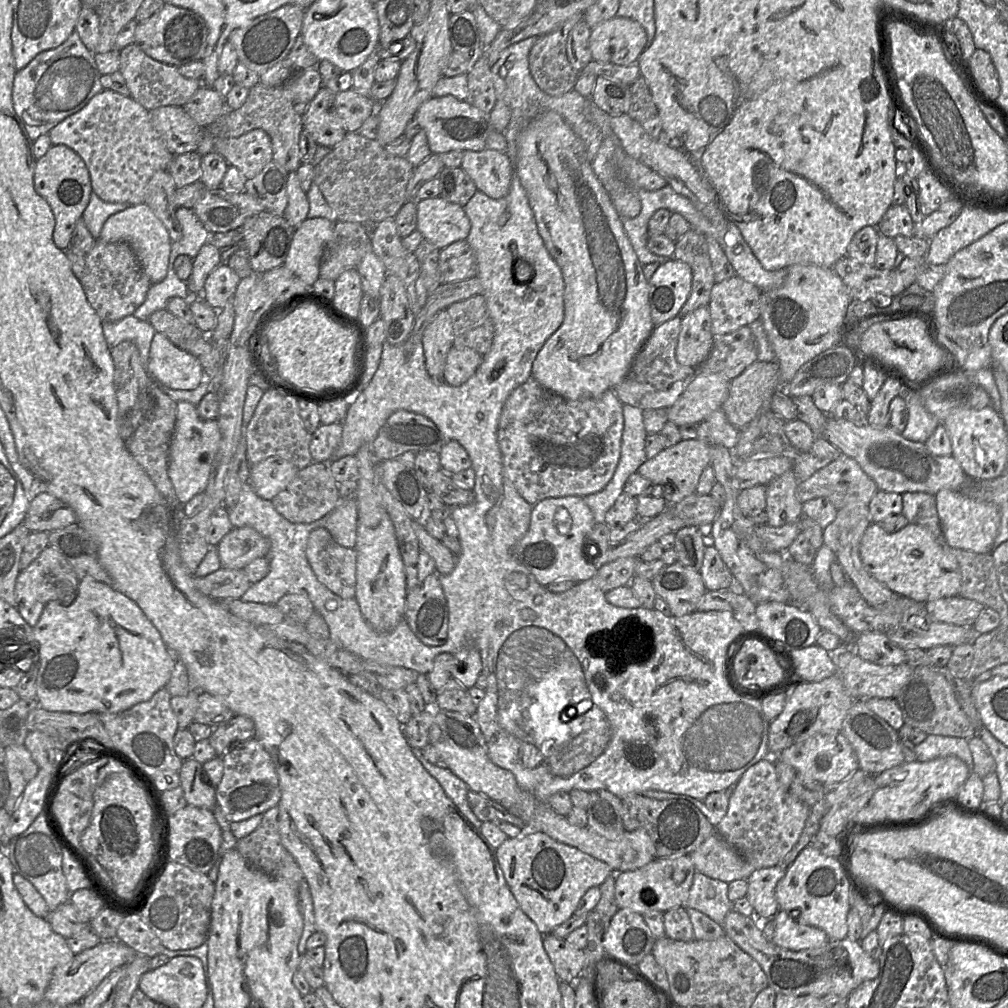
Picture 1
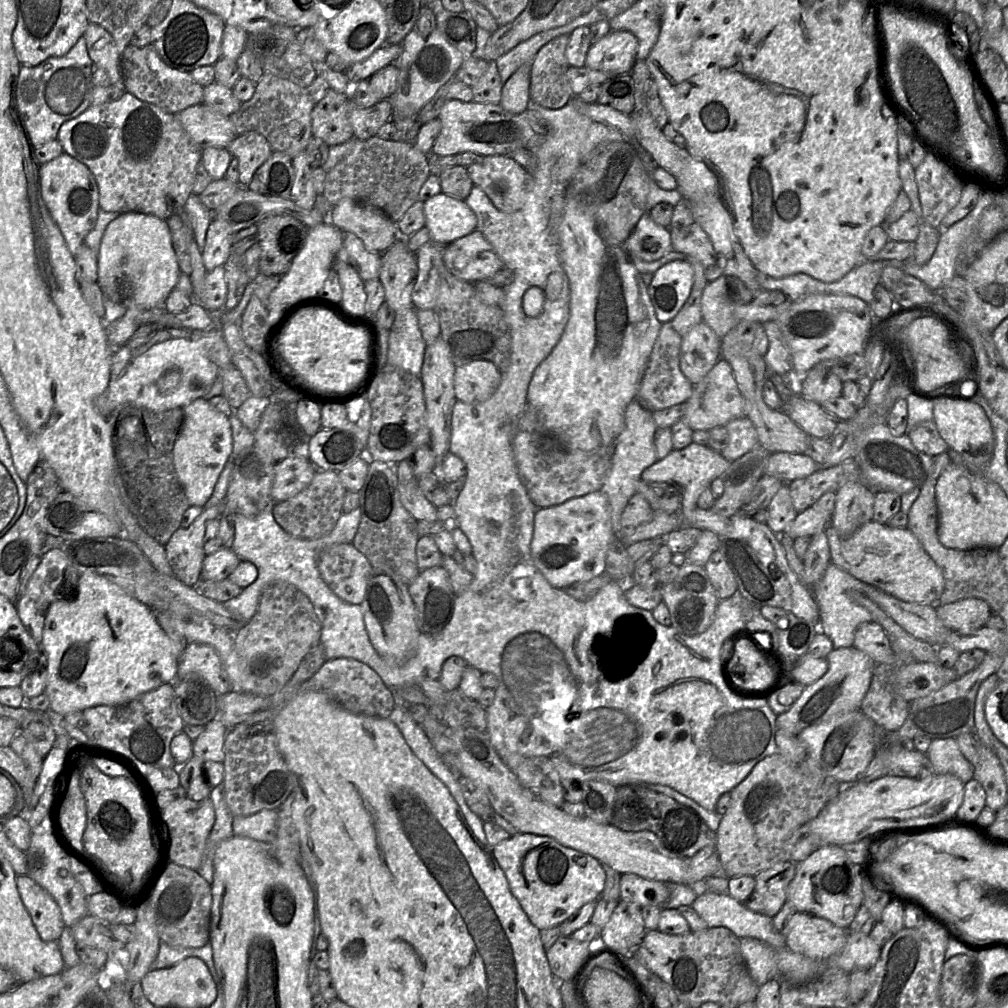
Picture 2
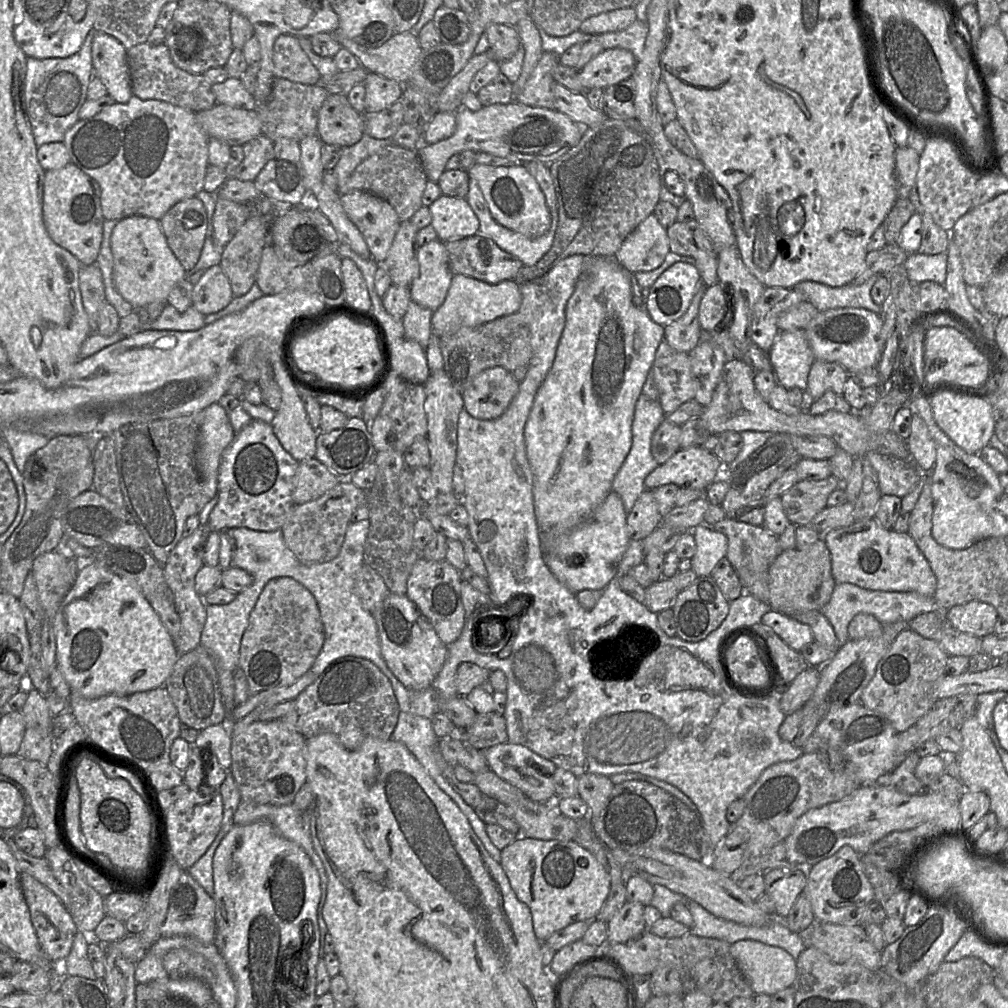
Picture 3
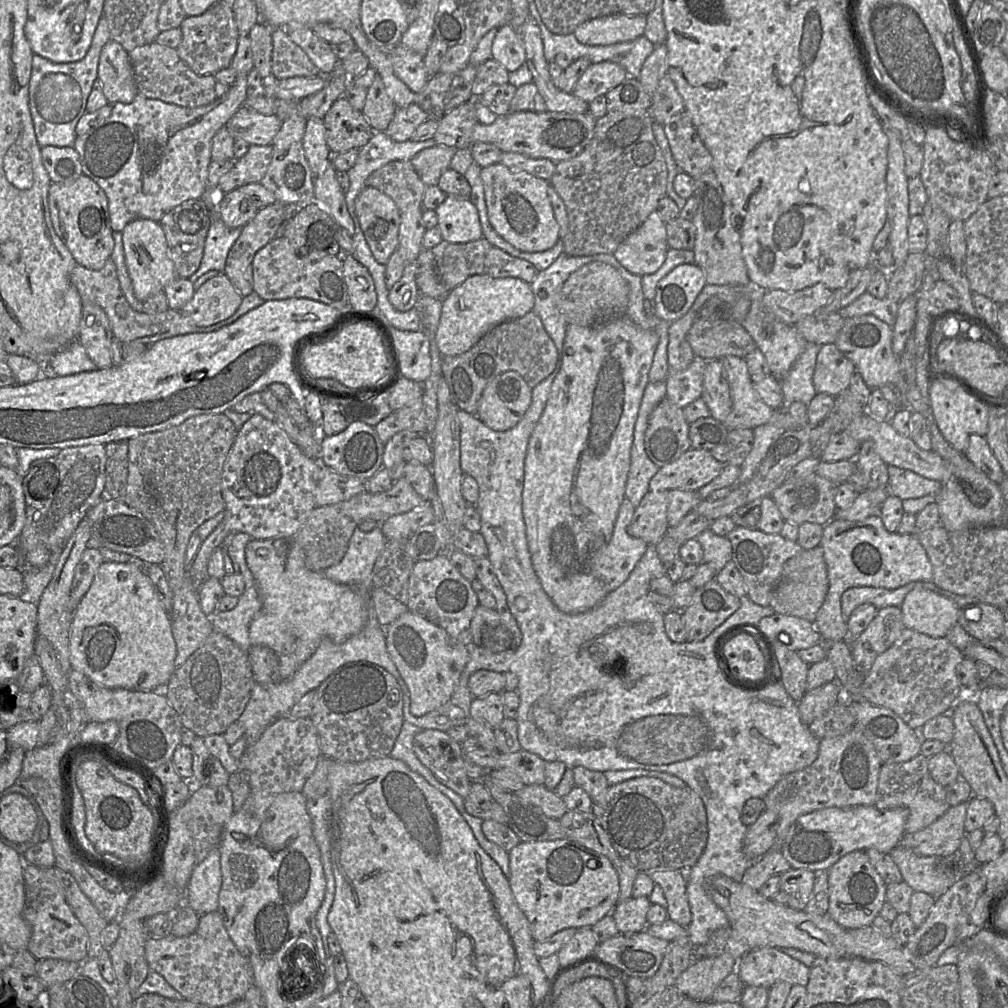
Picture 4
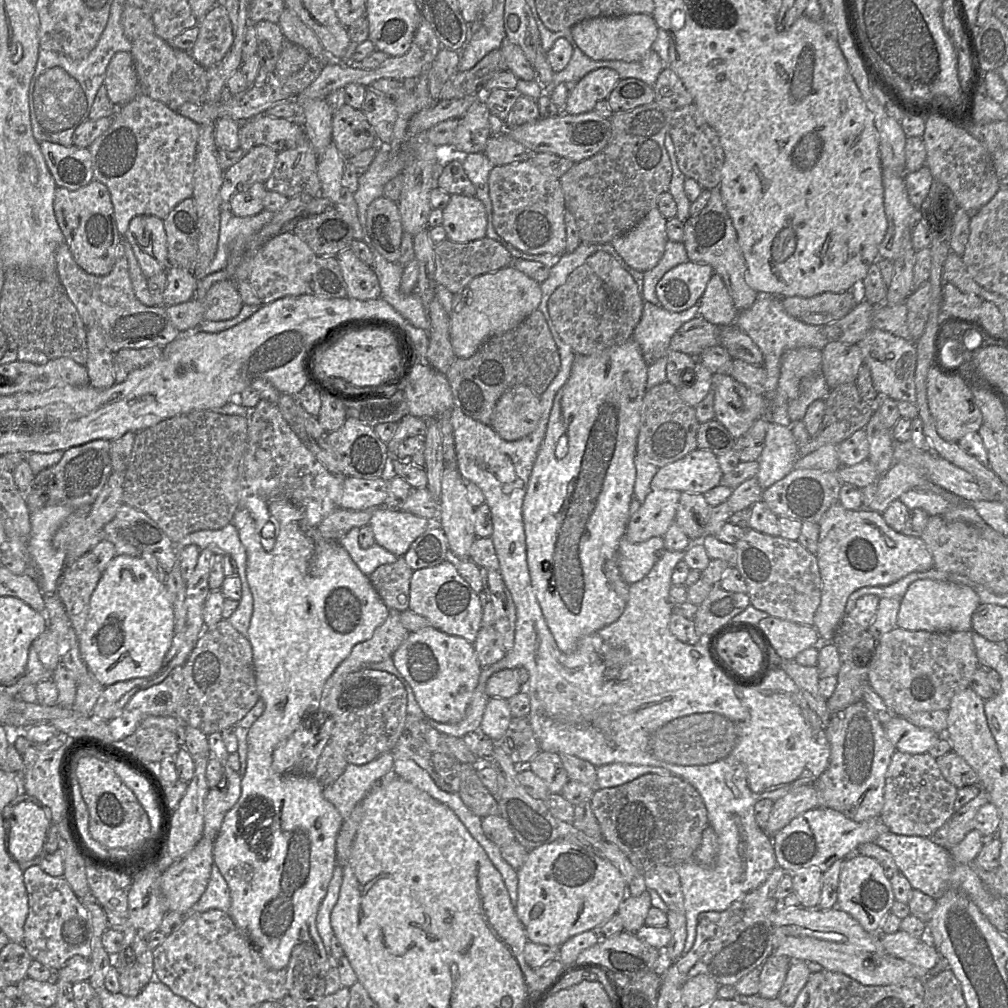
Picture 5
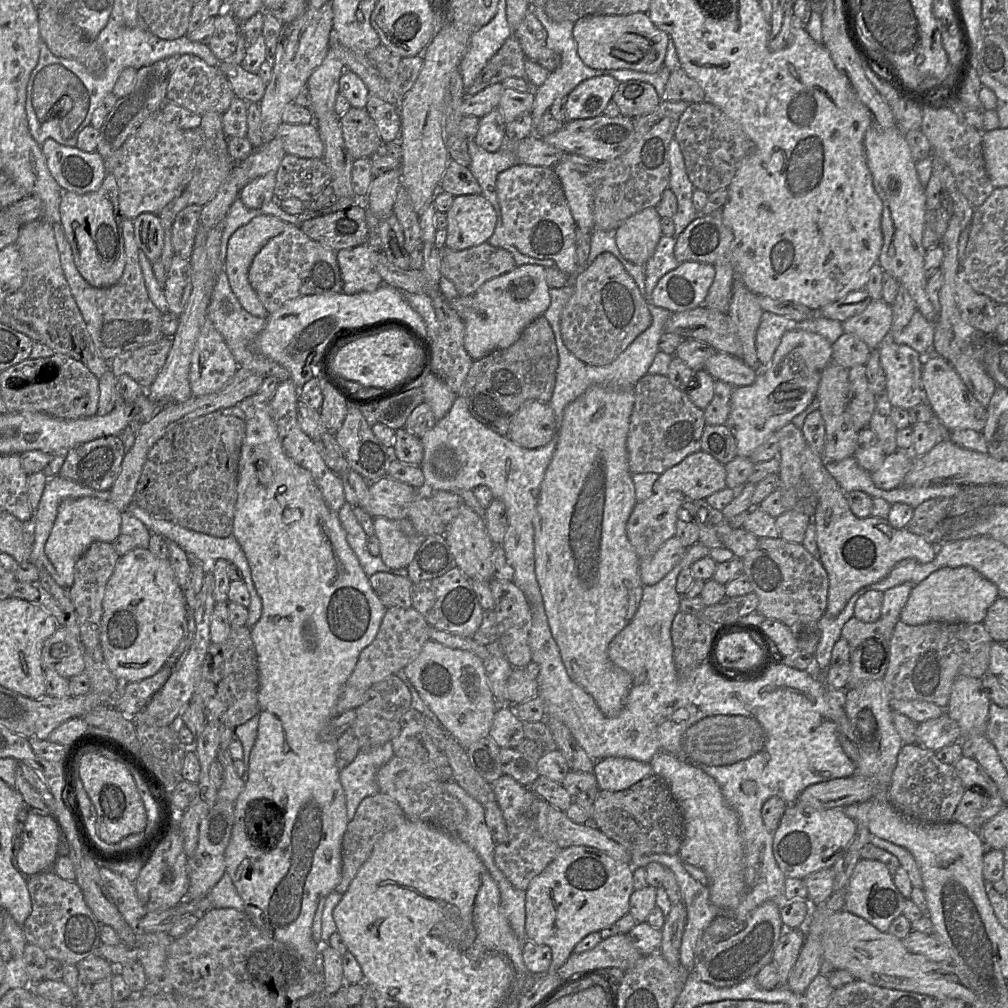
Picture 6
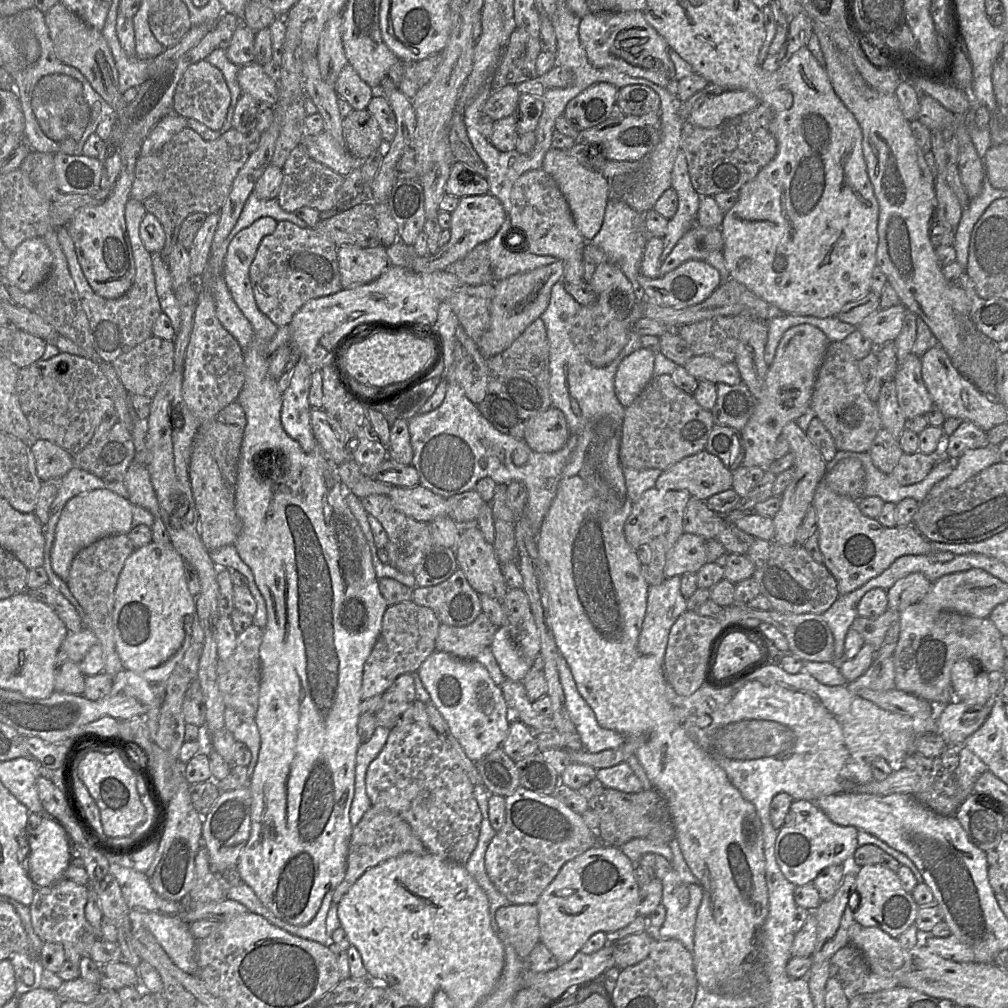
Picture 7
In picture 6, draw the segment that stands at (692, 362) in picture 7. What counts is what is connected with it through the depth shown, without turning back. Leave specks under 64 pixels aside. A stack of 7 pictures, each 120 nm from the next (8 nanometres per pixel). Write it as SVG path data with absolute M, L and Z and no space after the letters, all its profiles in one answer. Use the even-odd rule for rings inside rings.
M718 351L705 362L703 369L715 380L733 387L753 384L759 372L747 366L740 358Z

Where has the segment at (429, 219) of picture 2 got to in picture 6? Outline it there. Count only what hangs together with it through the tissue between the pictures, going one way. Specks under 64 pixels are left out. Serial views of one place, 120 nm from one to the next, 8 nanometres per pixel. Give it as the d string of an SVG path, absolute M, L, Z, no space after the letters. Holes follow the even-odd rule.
M481 194L454 197L446 216L445 247L454 251L488 242L497 224L494 207Z

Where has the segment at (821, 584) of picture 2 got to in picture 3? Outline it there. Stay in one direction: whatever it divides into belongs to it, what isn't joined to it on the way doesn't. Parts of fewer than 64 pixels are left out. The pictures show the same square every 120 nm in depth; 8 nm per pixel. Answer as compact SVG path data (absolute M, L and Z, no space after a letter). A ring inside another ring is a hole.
M841 583L835 584L830 600L821 612L832 626L839 645L844 645L849 640L848 625L856 614L870 614L881 624L891 624L899 621L908 623L919 614L938 610L944 611L937 605L934 597L923 596L916 592L867 590L854 584Z

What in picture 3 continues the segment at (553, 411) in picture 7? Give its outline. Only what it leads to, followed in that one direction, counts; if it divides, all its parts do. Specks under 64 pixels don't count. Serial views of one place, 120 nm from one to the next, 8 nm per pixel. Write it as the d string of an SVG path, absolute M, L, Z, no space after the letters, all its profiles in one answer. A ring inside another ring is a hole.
M503 367L479 373L461 392L464 409L474 418L491 420L500 417L519 390L519 382Z

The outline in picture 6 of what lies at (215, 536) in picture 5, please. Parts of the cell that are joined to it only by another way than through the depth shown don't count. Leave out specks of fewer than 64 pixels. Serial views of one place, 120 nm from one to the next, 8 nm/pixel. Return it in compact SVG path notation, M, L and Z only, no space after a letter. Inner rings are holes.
M133 501L127 507L127 511L132 513L137 519L144 523L151 533L160 534L164 538L174 541L185 551L186 554L191 557L192 560L200 560L206 565L213 565L216 560L224 559L235 564L243 574L243 579L247 585L247 588L248 590L251 590L253 596L253 604L251 607L252 612L250 616L250 628L252 628L257 623L262 613L262 601L253 584L248 560L234 535L231 534L228 537L219 538L201 532L189 530L173 522L157 518L156 516L139 507Z

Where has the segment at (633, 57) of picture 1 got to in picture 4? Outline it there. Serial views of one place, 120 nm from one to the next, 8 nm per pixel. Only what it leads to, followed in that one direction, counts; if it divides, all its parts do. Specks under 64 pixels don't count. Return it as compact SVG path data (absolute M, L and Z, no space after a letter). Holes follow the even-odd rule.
M611 61L592 63L576 83L573 94L590 103L598 96L604 96L609 90L628 78L626 70Z

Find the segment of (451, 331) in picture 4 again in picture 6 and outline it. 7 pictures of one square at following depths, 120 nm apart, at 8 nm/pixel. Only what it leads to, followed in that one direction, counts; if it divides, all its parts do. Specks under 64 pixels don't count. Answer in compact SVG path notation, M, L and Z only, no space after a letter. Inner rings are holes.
M525 264L485 282L473 295L472 306L465 317L464 347L474 360L481 359L495 350L514 344L523 330L543 315L551 298L546 282L546 267Z

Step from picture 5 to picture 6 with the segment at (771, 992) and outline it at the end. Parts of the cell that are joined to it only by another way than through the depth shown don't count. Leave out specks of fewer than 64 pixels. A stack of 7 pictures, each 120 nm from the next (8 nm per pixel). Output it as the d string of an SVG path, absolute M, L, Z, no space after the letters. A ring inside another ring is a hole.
M793 928L781 935L771 961L777 968L779 986L787 985L790 972L799 957L805 939L806 935L801 928Z

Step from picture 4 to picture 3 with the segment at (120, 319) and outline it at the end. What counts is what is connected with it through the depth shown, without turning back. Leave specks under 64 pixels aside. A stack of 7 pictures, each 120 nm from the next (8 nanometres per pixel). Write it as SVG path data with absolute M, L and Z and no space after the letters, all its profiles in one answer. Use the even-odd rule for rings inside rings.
M165 304L160 316L150 324L150 330L157 331L196 331L205 326L205 316L194 307L178 311L173 306Z

